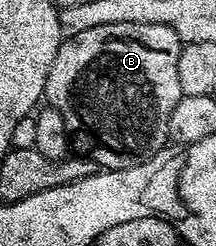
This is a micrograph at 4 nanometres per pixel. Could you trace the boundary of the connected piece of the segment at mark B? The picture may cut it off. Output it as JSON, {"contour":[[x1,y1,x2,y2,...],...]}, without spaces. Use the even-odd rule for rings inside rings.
{"contour":[[101,24,99,28,89,28,87,32,78,32,65,37,58,48,58,56,54,56,50,64,50,76,46,76,44,98,47,105,62,112,62,120,66,120,71,149,77,155,94,160,106,170,134,168,161,153,169,145,170,112,174,112,174,104,178,104,178,100,182,97,182,84,178,84,178,56,181,45,180,37,172,28,166,28,166,24]]}

